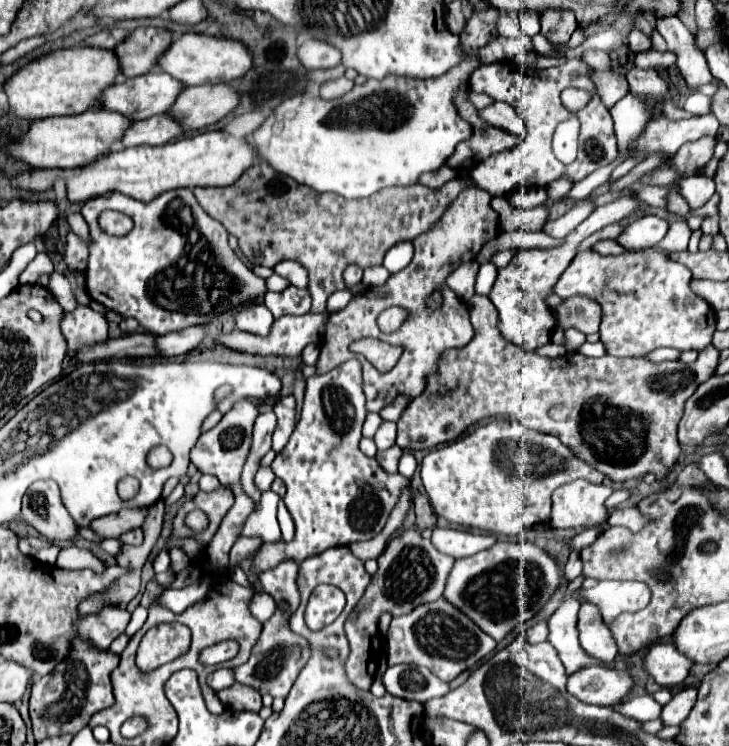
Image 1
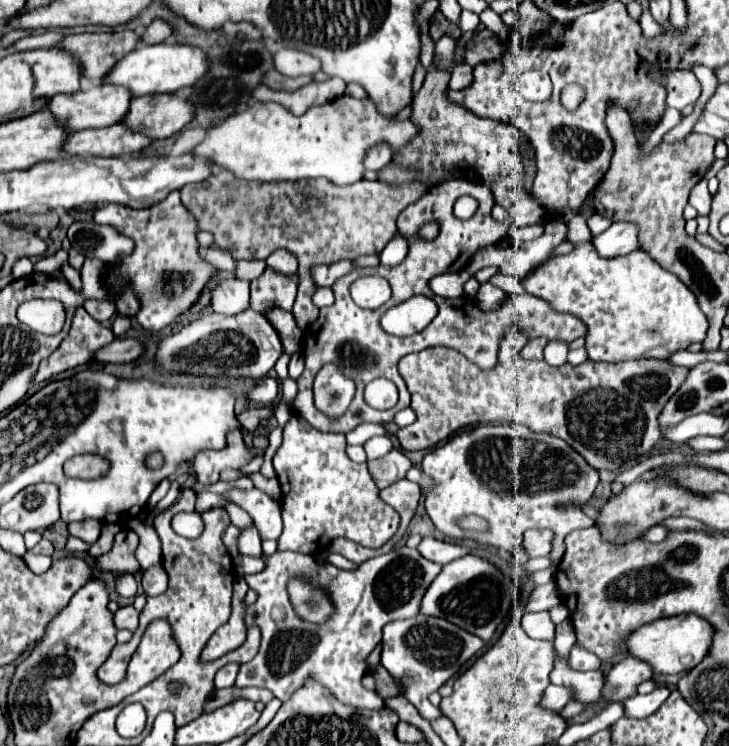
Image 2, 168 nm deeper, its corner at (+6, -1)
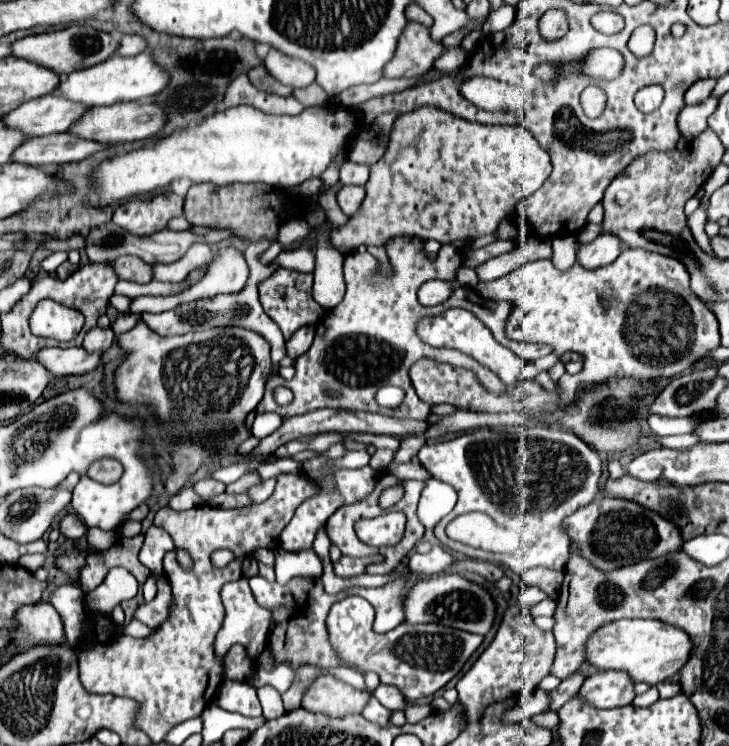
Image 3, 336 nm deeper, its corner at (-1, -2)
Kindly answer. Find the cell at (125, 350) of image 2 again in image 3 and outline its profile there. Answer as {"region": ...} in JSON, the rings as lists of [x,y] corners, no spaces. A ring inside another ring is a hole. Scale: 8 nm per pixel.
{"region":[[[83,346],[79,348],[45,348],[39,352],[37,360],[55,376],[71,376],[71,374],[85,374],[95,370],[101,360],[103,352],[87,352]]]}

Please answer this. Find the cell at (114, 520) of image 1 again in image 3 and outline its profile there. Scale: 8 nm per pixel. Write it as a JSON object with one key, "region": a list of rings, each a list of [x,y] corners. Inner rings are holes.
{"region":[[[69,514],[61,520],[61,534],[65,534],[69,540],[79,540],[87,534],[87,526],[79,518]]]}

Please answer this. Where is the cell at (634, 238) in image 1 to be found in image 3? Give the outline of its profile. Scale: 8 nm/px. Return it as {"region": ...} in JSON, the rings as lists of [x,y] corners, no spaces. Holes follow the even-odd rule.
{"region":[[[607,232],[599,234],[591,244],[579,246],[577,260],[587,268],[599,268],[617,260],[621,252],[623,252],[623,242],[611,232]]]}

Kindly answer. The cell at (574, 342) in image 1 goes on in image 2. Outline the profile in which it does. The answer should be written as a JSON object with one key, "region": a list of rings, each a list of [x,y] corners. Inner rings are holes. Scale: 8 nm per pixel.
{"region":[[[552,341],[550,345],[546,345],[544,349],[544,359],[548,365],[552,367],[560,367],[566,363],[566,355],[568,355],[568,345],[562,341]]]}

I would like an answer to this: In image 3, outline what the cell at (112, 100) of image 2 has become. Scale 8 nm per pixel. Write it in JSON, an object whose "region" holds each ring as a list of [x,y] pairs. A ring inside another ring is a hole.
{"region":[[[55,92],[21,104],[19,108],[15,108],[15,112],[3,116],[3,122],[11,128],[27,132],[29,136],[59,134],[77,124],[87,110],[89,106],[71,102]]]}

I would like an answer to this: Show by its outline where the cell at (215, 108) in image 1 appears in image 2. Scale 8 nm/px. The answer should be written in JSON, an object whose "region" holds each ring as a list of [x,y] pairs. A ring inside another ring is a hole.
{"region":[[[158,93],[132,99],[132,107],[128,109],[128,119],[124,119],[124,125],[148,135],[150,139],[164,139],[178,133],[192,119],[192,103],[170,93]]]}

